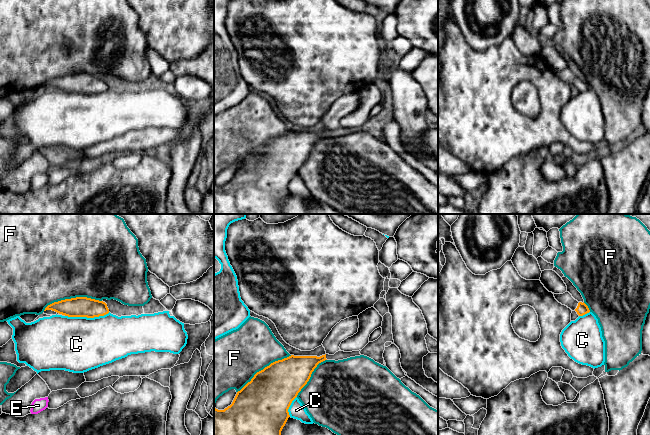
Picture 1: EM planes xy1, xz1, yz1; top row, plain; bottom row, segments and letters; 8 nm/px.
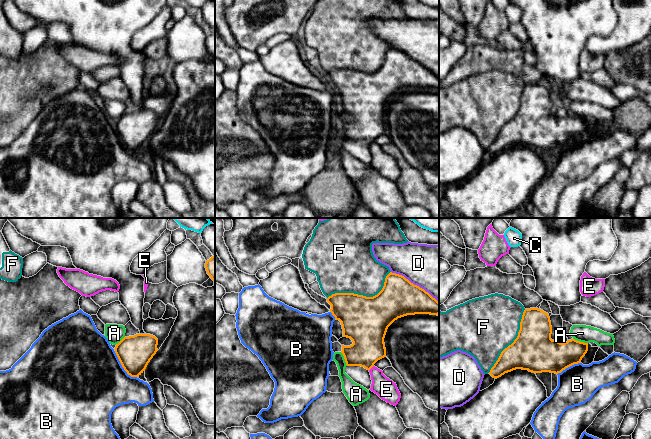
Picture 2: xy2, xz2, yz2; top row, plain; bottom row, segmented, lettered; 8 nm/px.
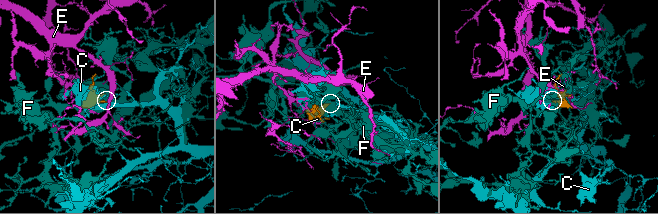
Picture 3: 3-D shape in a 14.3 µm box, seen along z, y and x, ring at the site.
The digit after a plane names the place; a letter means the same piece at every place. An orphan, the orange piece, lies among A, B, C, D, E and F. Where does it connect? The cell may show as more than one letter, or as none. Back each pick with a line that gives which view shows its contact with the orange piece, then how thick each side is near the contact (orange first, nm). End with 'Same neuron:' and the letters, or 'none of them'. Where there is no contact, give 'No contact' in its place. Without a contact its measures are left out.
Same neuron: none of them

